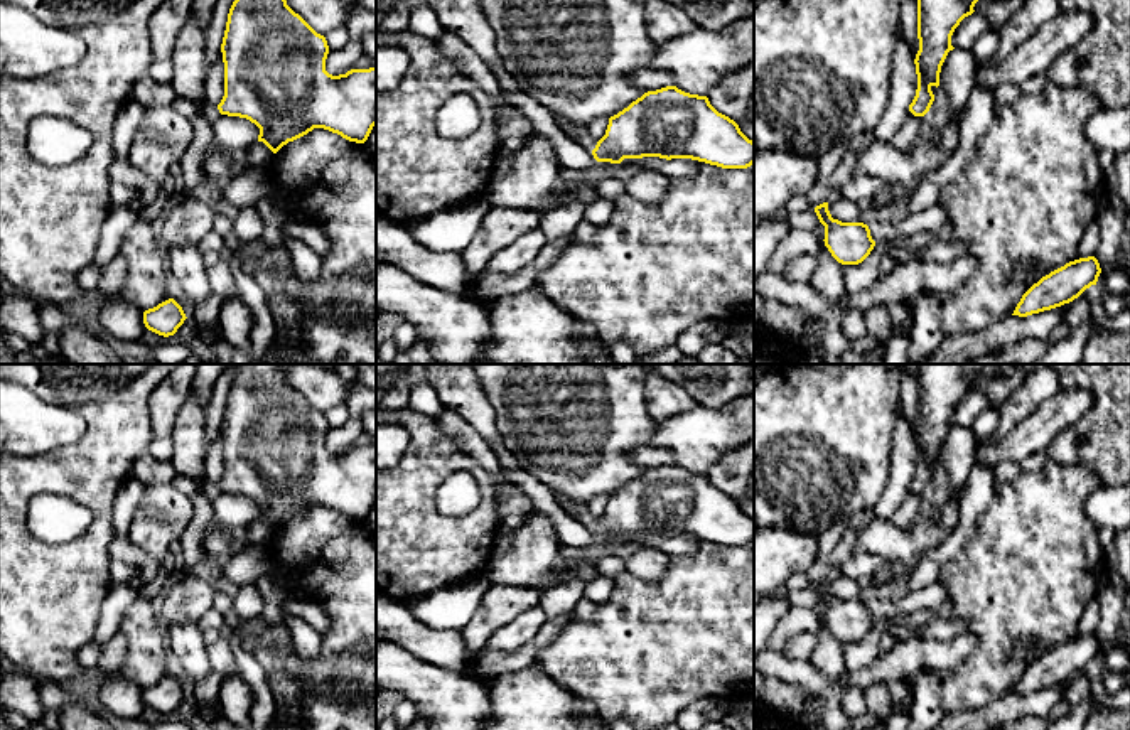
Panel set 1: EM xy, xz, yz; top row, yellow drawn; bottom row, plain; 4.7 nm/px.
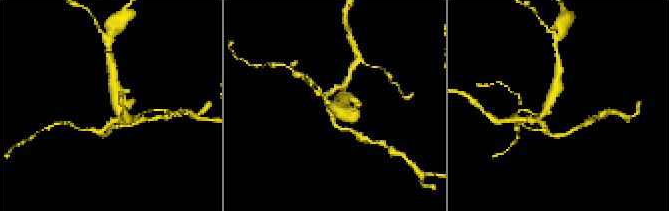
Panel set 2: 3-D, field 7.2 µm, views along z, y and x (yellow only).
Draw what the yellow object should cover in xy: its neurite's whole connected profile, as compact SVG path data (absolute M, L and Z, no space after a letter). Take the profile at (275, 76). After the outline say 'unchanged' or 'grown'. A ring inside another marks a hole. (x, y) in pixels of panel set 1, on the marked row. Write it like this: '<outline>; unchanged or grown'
M234 0L221 44L224 62L224 96L218 106L204 105L202 116L214 125L221 115L246 118L260 128L258 142L273 153L314 128L324 128L356 143L364 143L376 125L376 67L351 69L332 76L326 71L329 46L287 0Z; grown

